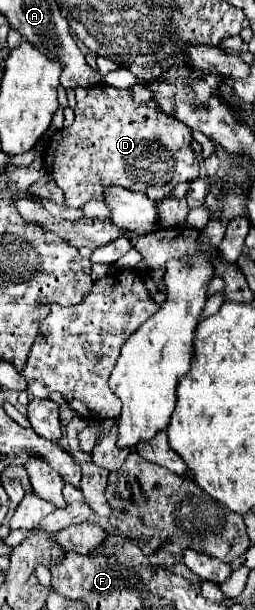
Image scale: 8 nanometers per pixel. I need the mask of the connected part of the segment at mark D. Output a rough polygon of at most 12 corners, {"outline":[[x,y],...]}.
{"outline":[[76,88],[44,162],[66,206],[198,176],[192,130],[130,90]]}

